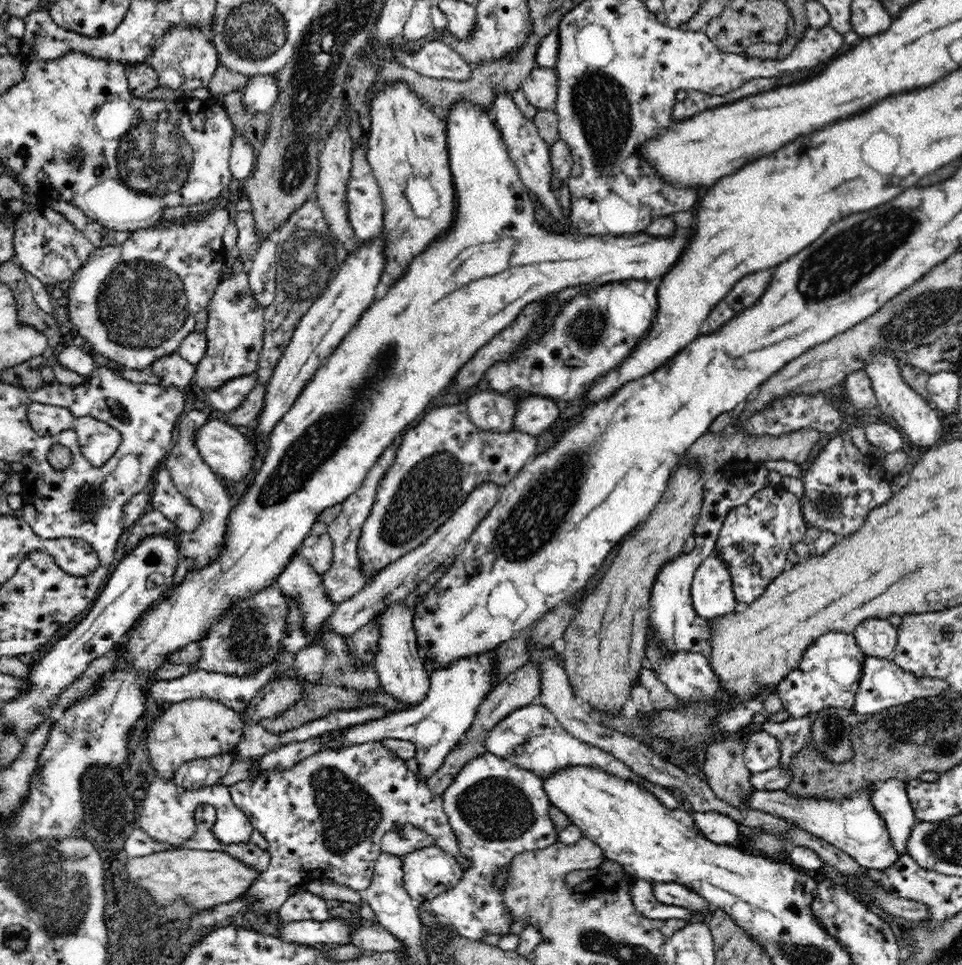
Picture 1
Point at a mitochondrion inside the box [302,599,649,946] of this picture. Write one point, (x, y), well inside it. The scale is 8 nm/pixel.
(349, 814)

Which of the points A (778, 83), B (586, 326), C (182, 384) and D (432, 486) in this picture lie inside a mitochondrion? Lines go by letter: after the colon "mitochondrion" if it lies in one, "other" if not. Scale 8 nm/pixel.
A: other
B: mitochondrion
C: other
D: mitochondrion

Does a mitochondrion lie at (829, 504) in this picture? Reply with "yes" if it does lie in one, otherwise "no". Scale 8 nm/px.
yes

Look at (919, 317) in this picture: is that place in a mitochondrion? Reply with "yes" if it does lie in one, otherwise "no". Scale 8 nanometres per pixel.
yes

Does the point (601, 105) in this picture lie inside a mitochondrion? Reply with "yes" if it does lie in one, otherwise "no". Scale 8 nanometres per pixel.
yes

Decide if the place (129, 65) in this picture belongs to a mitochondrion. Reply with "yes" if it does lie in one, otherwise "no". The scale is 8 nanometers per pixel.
no

